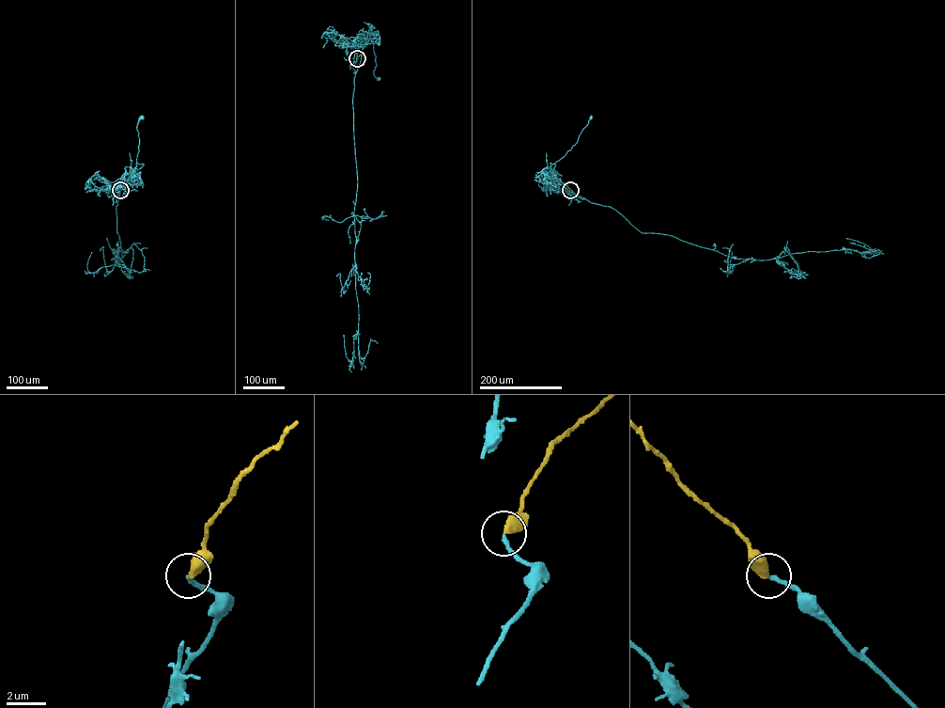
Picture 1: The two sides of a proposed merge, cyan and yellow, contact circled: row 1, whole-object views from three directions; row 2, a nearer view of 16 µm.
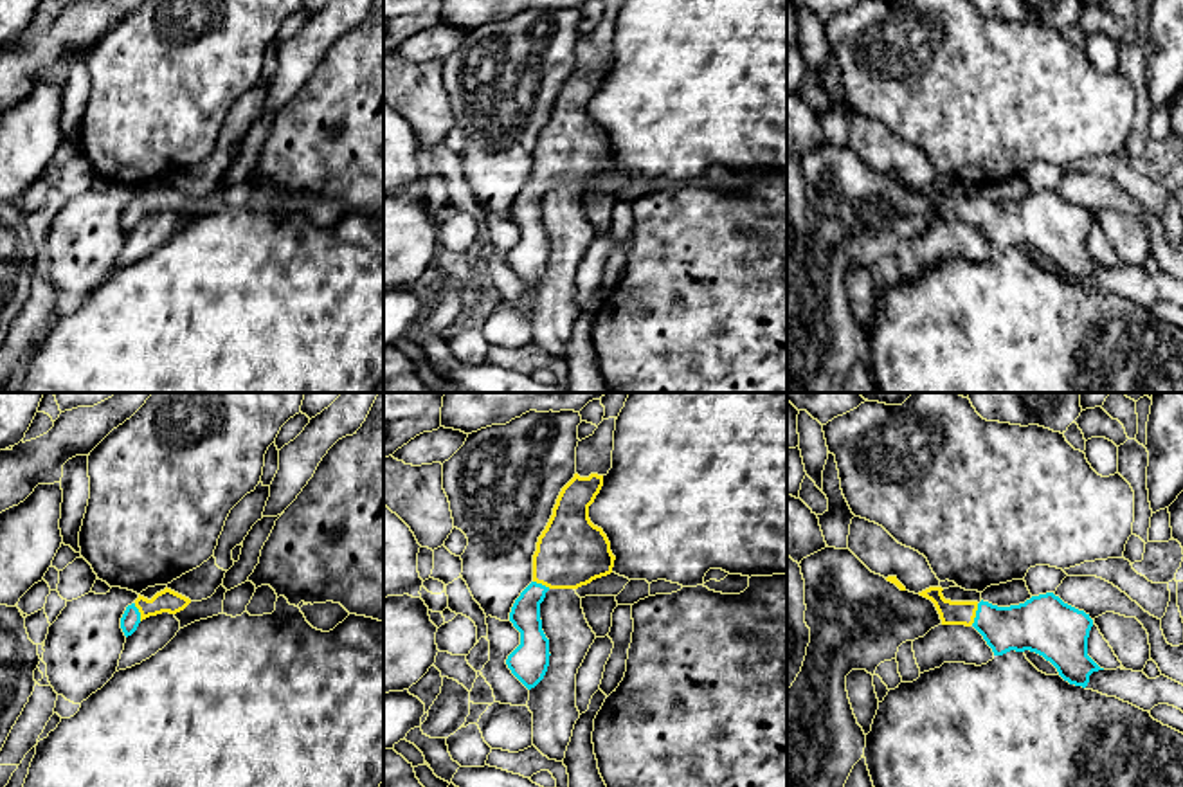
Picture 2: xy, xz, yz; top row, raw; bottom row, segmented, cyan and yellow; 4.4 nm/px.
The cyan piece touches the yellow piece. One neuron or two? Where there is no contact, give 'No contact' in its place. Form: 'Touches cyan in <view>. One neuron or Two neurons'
Touches cyan in yz. One neuron

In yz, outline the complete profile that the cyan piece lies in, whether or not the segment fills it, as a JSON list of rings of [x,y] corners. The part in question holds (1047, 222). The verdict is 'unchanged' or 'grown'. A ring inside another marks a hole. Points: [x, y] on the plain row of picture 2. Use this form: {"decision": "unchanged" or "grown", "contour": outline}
{"decision": "grown", "contour": [[[929,184],[918,191],[935,200],[942,222],[972,222],[994,252],[1010,247],[1035,249],[1050,258],[1064,277],[1082,285],[1093,268],[1104,267],[1088,252],[1093,216],[1053,189],[1032,193],[1019,202],[998,204],[983,196],[951,198],[942,187]]]}

